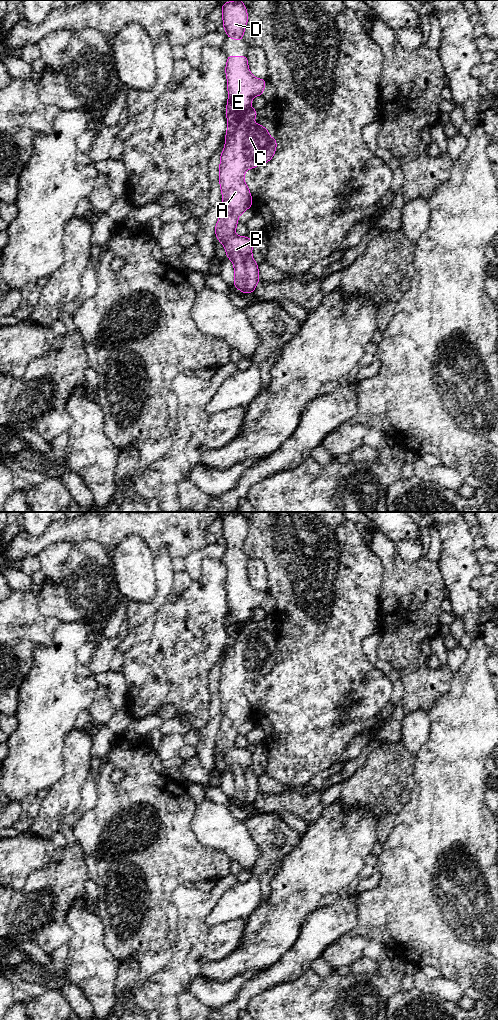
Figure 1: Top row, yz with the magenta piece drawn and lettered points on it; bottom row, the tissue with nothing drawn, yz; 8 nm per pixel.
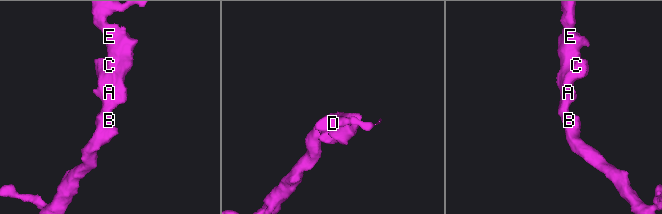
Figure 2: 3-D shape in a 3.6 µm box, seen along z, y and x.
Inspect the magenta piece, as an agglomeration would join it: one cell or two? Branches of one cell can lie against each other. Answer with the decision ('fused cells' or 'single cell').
single cell

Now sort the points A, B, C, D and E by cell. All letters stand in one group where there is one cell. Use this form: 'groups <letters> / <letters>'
groups A B C D E

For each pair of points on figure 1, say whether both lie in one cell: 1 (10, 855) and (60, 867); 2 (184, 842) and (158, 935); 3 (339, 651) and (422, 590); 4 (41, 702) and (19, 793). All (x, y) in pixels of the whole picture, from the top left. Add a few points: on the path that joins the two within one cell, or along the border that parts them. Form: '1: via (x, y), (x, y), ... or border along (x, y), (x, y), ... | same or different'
1: border along (62, 846), (57, 846), (50, 860), (27, 877) | different
2: via (161, 865), (154, 872), (154, 912) | same
3: border along (377, 608), (378, 619) | different
4: via (41, 725), (35, 748), (35, 761), (26, 770) | same

